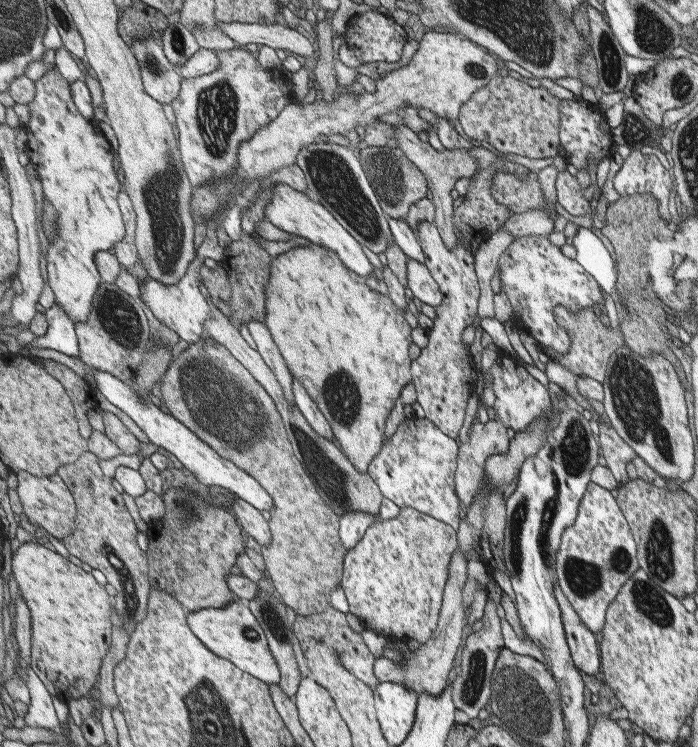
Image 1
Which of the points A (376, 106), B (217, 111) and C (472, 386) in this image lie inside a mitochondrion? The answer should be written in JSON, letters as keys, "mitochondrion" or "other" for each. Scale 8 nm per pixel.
{"A":"other","B":"mitochondrion","C":"other"}

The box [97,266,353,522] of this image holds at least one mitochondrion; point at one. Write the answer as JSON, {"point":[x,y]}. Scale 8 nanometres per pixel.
{"point":[231,413]}

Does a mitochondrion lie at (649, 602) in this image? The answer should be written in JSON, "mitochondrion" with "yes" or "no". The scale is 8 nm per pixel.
{"mitochondrion":"yes"}

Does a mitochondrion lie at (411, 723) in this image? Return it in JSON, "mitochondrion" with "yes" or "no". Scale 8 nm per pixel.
{"mitochondrion":"no"}

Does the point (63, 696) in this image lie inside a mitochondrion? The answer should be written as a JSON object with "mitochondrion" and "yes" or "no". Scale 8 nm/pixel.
{"mitochondrion":"no"}

